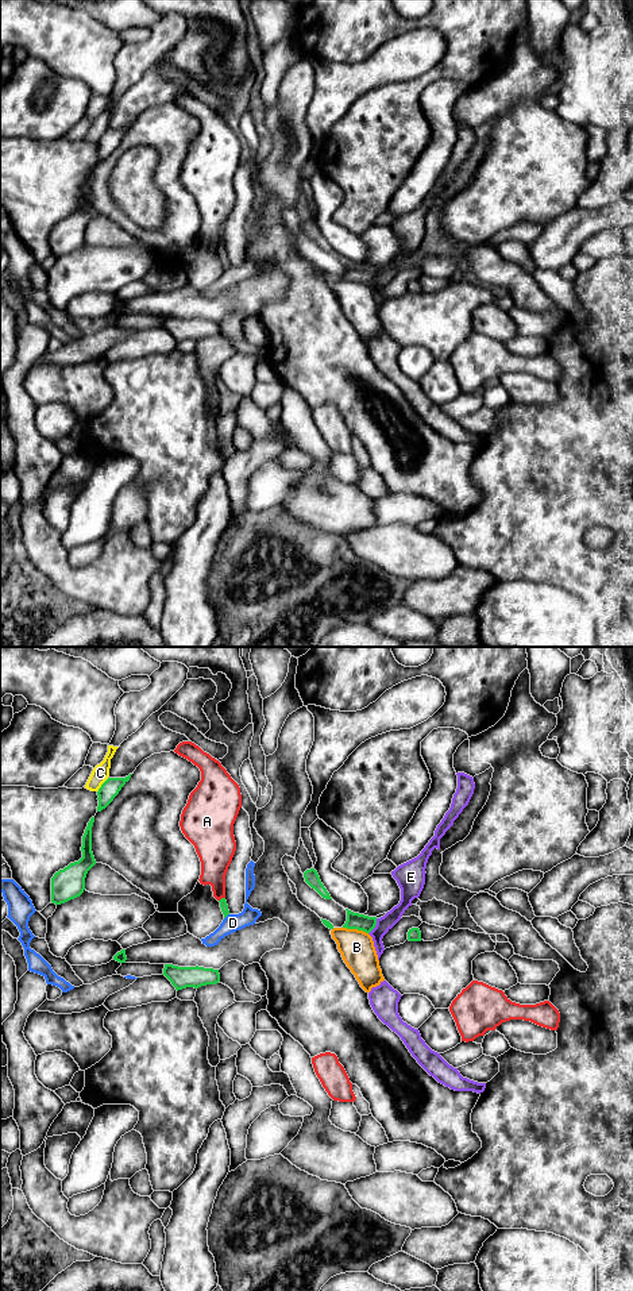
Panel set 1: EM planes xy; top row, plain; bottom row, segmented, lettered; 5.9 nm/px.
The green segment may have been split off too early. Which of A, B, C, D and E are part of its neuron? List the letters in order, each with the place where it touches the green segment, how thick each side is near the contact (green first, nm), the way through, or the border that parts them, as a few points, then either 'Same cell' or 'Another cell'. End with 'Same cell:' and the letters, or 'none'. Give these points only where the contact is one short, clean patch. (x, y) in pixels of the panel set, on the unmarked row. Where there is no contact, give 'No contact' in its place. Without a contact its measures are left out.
A: Touches green at xy (222, 250). Thickness 50 nm (green) against 180 nm. Another cell
B: Touches green at xy (355, 280). Thickness 100 nm (green) against 200 nm. Another cell
C: Touches green at xy (101, 137). Thickness 110 nm (green) against 100 nm. Another cell
D: Touches green at xy (227, 266). Thickness 50 nm (green) against 110 nm. Another cell
E: Touches green at xy (374, 278). Thickness 100 nm (green) against 90 nm. Boundary: xy (377, 270), (375, 278), (369, 285). Another cell
Same cell: none

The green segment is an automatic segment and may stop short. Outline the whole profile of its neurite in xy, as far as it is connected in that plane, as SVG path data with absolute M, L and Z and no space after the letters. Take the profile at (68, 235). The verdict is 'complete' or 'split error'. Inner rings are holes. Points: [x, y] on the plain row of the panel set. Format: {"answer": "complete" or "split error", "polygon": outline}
{"answer": "complete", "polygon": "M94 169L90 170L82 188L82 209L59 221L51 230L51 254L65 255L80 248L85 242L85 230L88 223L96 216L92 204L92 178Z"}

